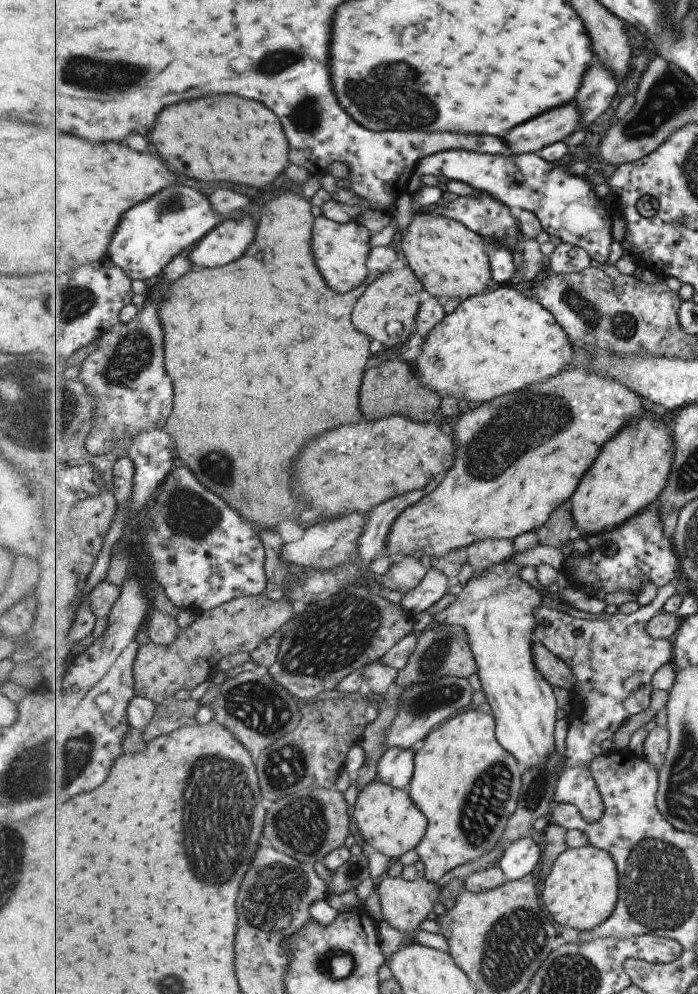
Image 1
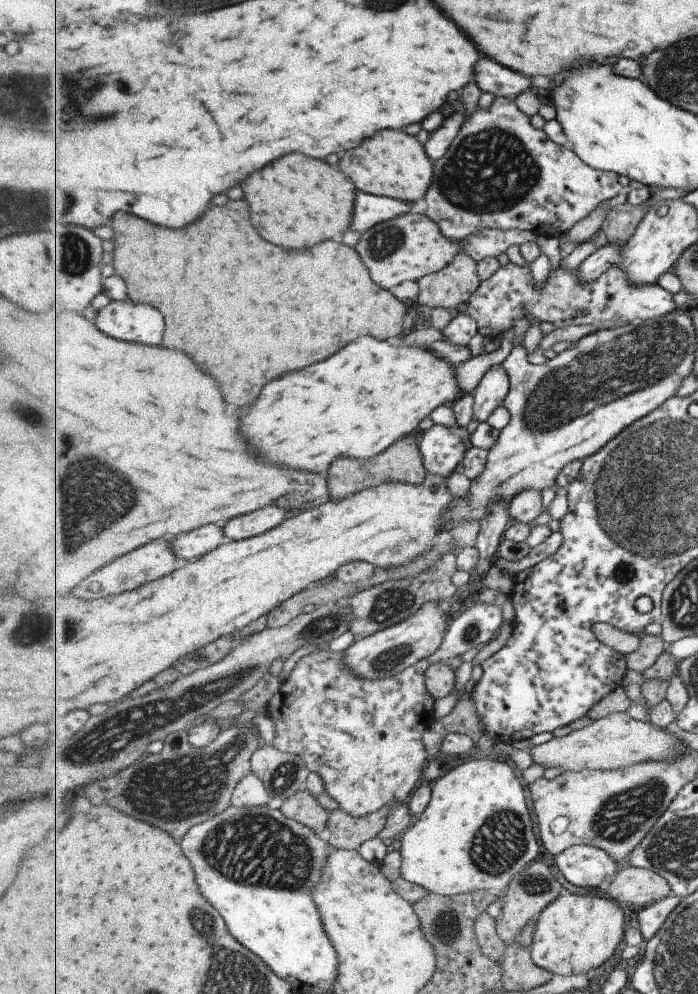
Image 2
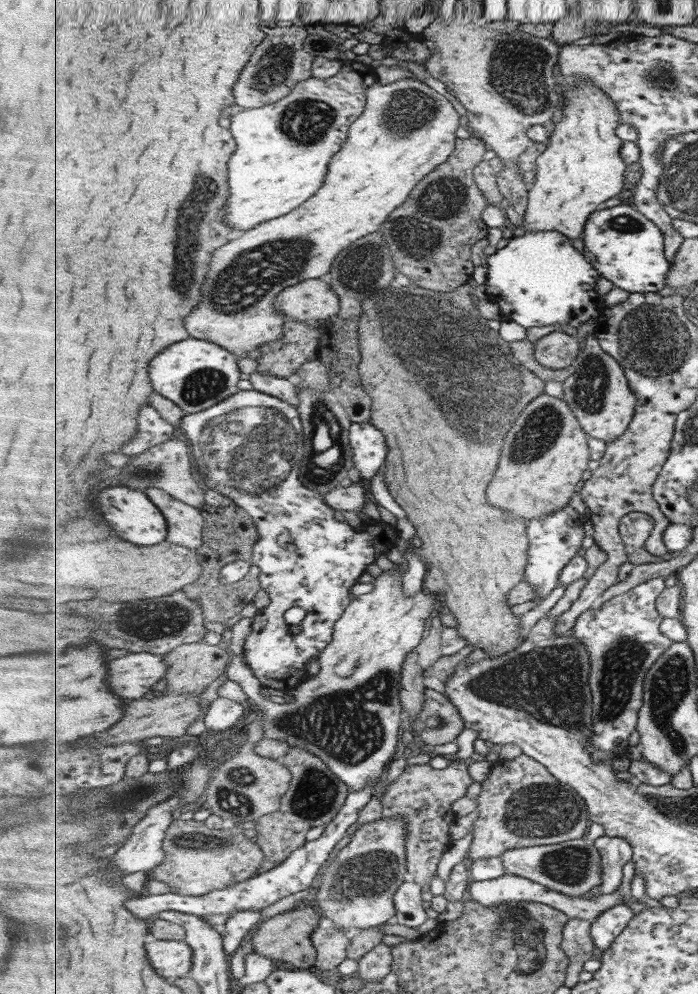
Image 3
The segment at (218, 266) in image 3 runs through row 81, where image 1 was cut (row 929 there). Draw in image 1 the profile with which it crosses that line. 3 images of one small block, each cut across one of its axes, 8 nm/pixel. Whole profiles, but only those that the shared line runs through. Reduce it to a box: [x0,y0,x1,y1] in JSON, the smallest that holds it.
[379,872,455,936]

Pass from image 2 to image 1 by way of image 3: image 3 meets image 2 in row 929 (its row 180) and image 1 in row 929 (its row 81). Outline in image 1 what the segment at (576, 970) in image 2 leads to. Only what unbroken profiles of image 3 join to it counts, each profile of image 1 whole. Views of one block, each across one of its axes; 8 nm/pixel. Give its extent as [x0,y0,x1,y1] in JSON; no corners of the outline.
[541,843,620,931]

